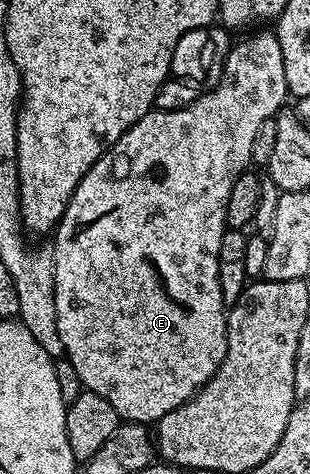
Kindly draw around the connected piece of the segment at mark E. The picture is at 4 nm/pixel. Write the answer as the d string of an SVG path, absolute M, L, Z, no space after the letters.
M261 28L250 38L232 43L225 61L225 71L216 86L198 93L190 106L178 110L149 110L119 140L106 149L93 167L79 180L75 192L69 198L67 208L52 235L53 291L55 292L55 316L59 324L59 340L64 357L73 365L82 387L107 400L122 419L142 424L155 424L167 412L188 402L201 387L209 383L211 375L219 368L227 352L227 304L219 288L219 248L226 232L225 213L231 196L231 184L240 174L250 169L255 136L265 120L276 118L285 98L290 97L287 72L283 68L283 48L279 48L276 33Z

